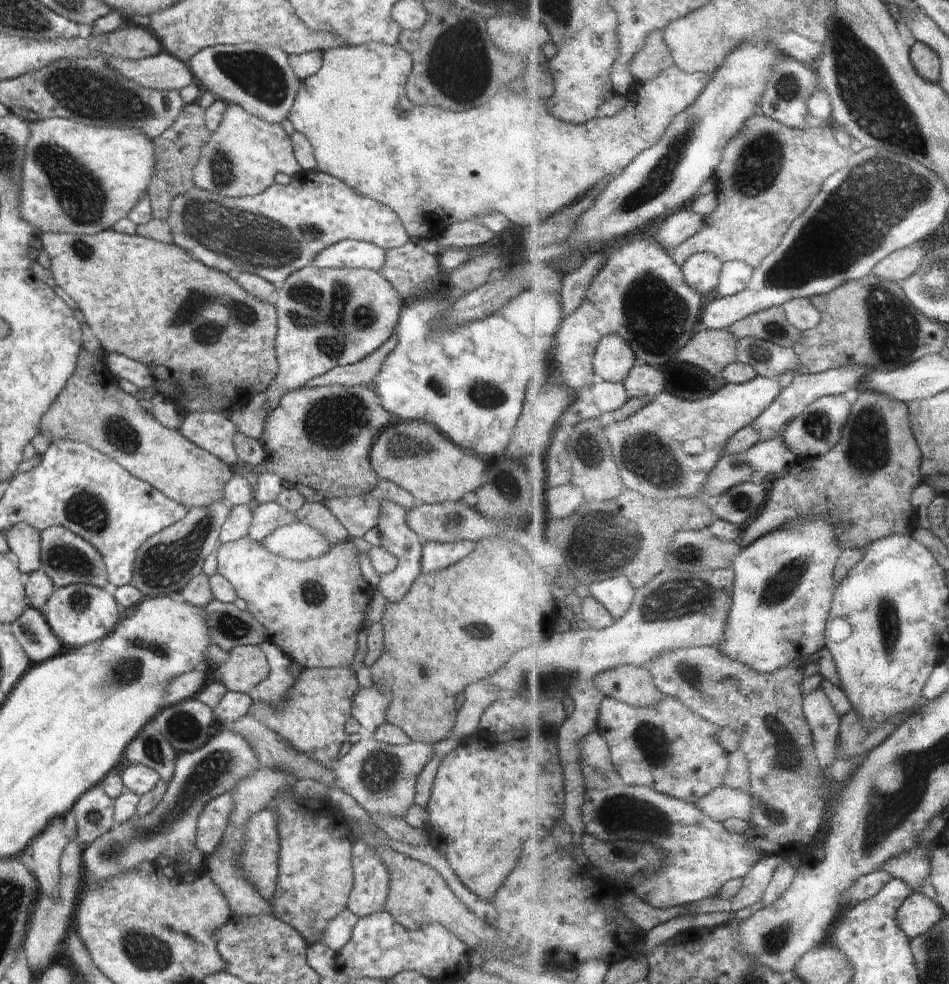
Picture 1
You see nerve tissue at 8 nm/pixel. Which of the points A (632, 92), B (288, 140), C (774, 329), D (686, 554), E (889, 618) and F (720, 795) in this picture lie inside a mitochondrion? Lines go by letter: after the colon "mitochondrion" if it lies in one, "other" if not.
A: other
B: other
C: mitochondrion
D: mitochondrion
E: mitochondrion
F: other

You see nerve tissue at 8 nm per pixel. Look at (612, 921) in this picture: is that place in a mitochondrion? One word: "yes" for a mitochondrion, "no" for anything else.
no

